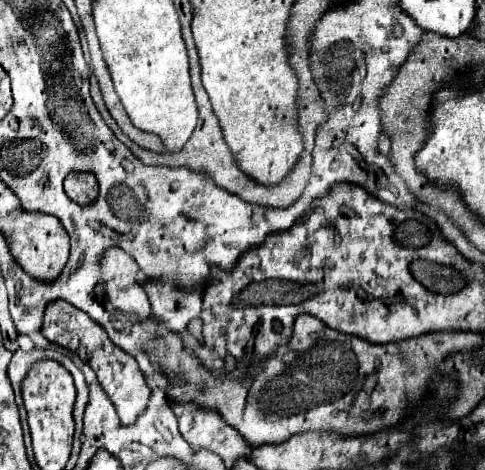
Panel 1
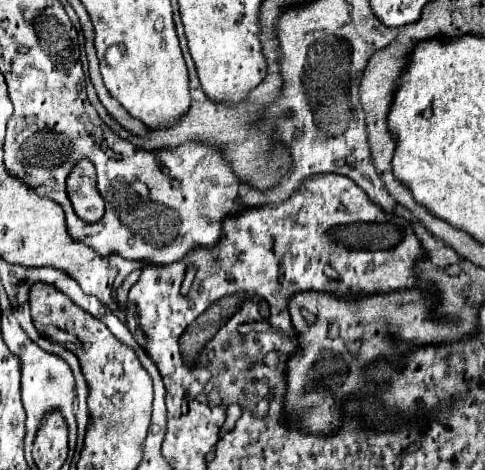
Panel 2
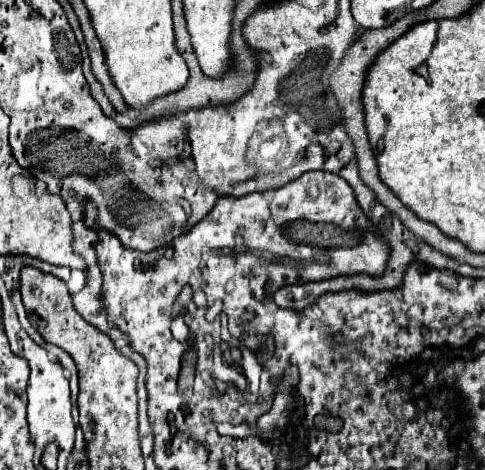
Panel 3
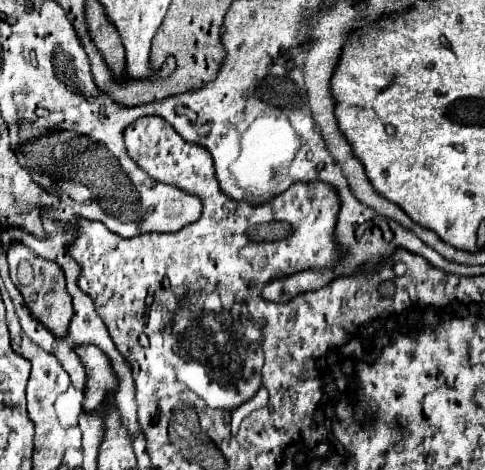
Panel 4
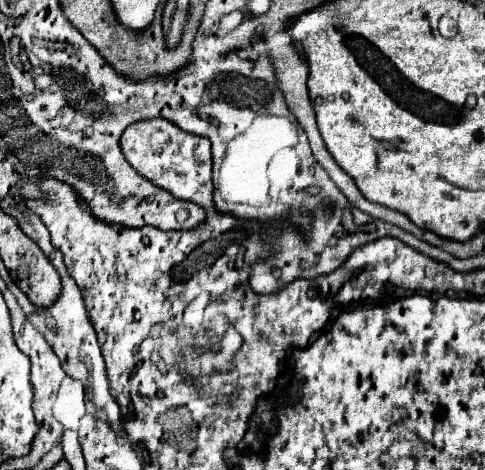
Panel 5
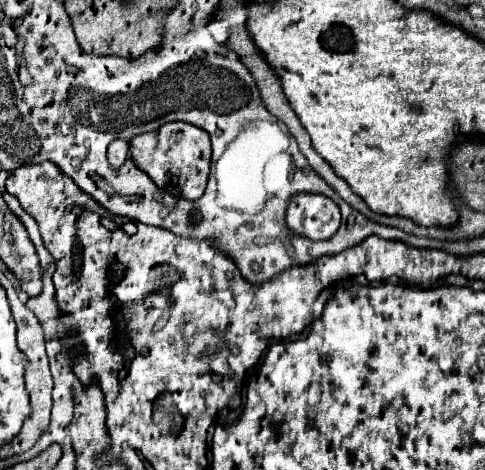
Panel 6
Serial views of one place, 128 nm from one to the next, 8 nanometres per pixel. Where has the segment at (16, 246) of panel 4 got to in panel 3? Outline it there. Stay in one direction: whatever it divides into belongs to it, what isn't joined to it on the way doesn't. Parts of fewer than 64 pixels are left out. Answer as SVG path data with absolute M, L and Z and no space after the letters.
M26 266L20 270L20 292L32 326L44 336L46 342L52 342L66 350L78 366L78 410L84 438L92 440L92 436L88 436L88 428L138 428L138 368L134 366L134 362L122 356L104 332L92 328L82 320L82 316L72 306L66 284L60 278Z

